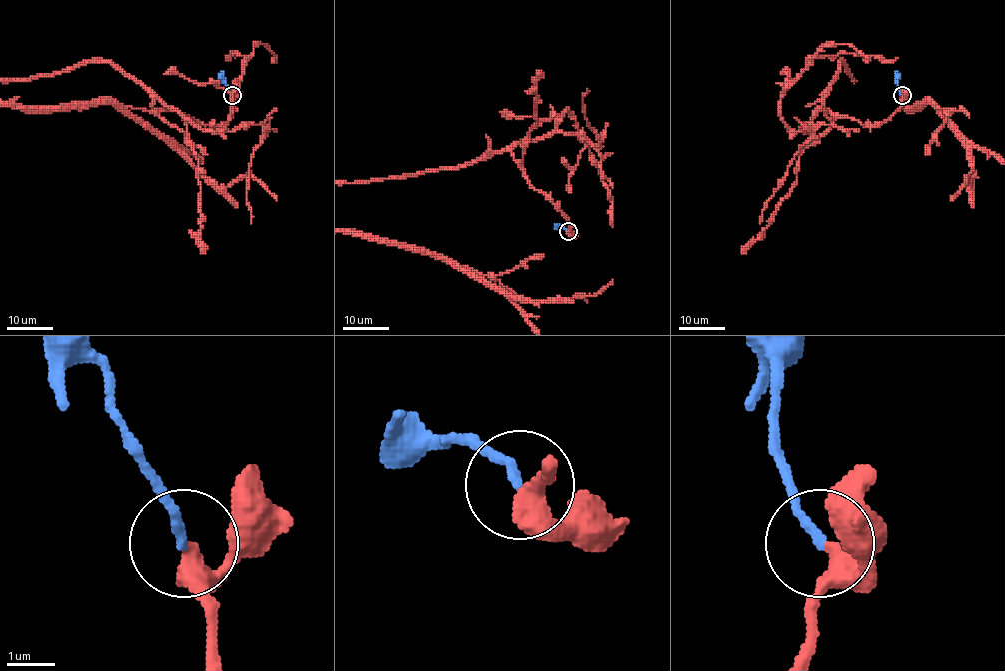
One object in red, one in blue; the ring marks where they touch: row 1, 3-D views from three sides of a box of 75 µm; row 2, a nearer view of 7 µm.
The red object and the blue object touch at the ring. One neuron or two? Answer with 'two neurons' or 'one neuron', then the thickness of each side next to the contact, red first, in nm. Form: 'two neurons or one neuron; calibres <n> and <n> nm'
one neuron; calibres 340 and 180 nm

